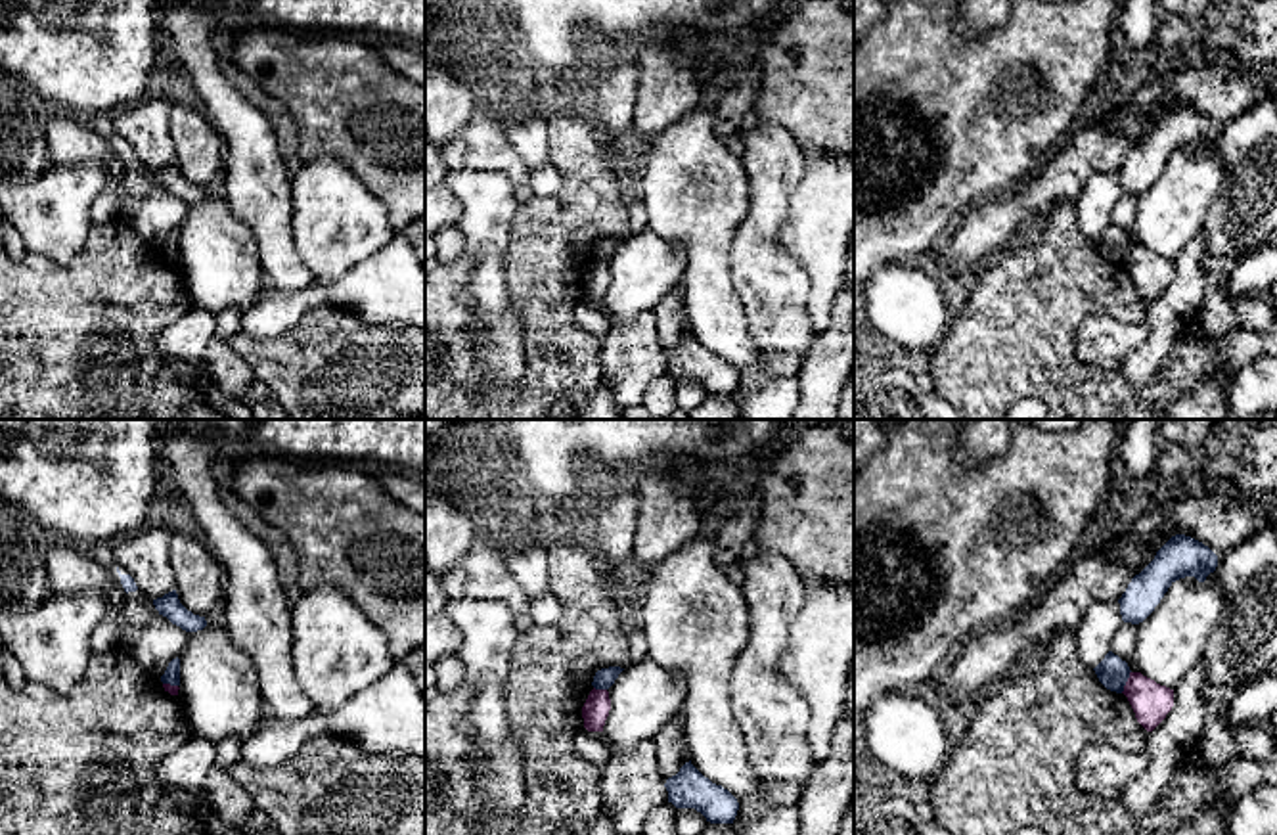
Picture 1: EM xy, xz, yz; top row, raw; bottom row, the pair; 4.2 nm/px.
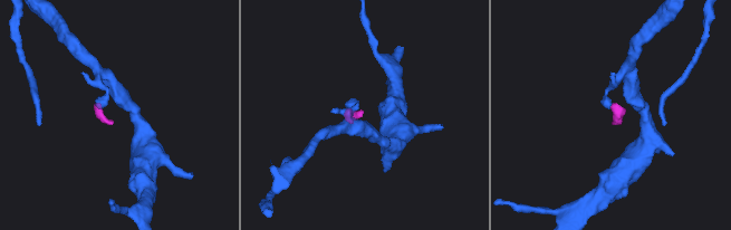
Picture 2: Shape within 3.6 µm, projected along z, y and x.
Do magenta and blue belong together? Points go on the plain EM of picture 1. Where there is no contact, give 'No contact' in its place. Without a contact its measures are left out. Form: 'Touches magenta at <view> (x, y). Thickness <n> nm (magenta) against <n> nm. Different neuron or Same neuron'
Touches magenta at yz (1126, 253). Thickness 160 nm (magenta) against 140 nm. Different neuron

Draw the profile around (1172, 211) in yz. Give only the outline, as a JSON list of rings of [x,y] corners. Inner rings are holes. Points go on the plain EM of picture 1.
[[[1218,142],[1204,153],[1185,147],[1168,159],[1154,182],[1135,195],[1131,243],[1174,260],[1202,234],[1208,209],[1223,184]]]

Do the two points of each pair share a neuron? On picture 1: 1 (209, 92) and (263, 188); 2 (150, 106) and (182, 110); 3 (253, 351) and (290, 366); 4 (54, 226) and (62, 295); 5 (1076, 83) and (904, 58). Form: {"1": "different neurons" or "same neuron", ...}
{"1": "same neuron", "2": "different neurons", "3": "same neuron", "4": "different neurons", "5": "same neuron"}

